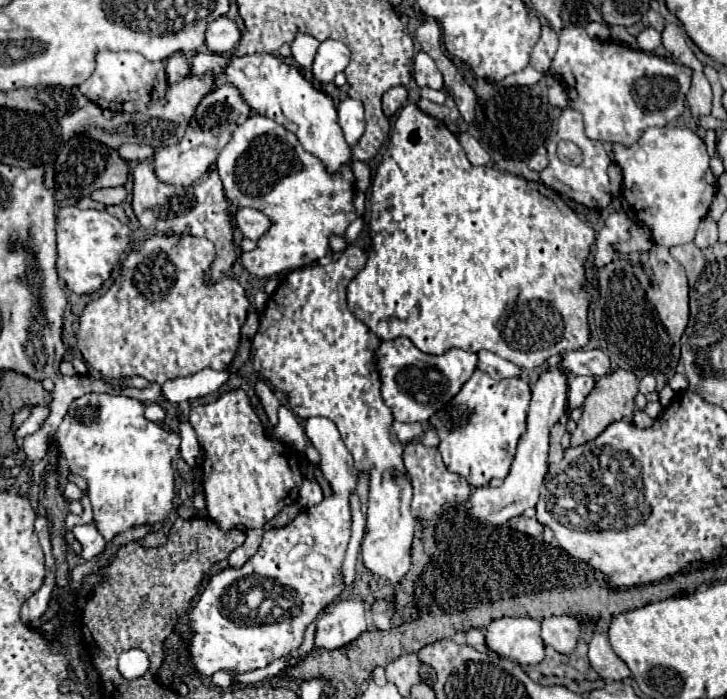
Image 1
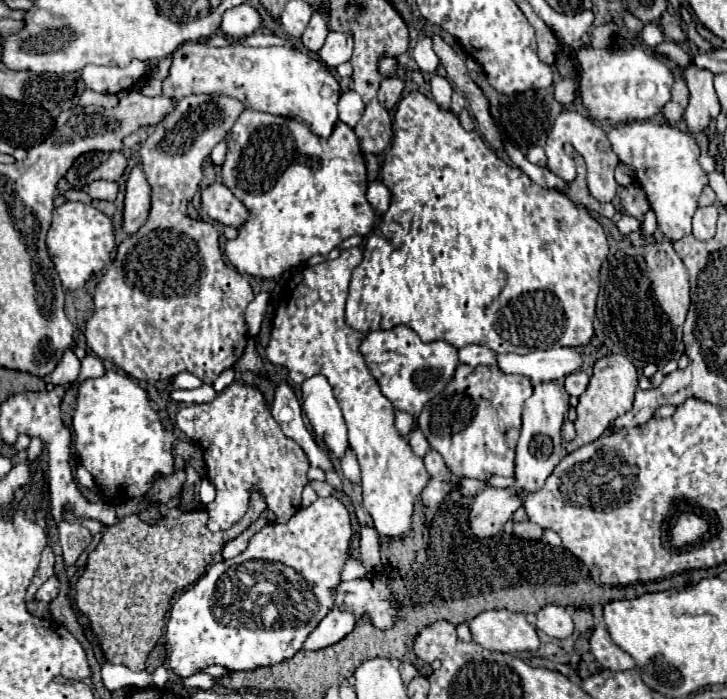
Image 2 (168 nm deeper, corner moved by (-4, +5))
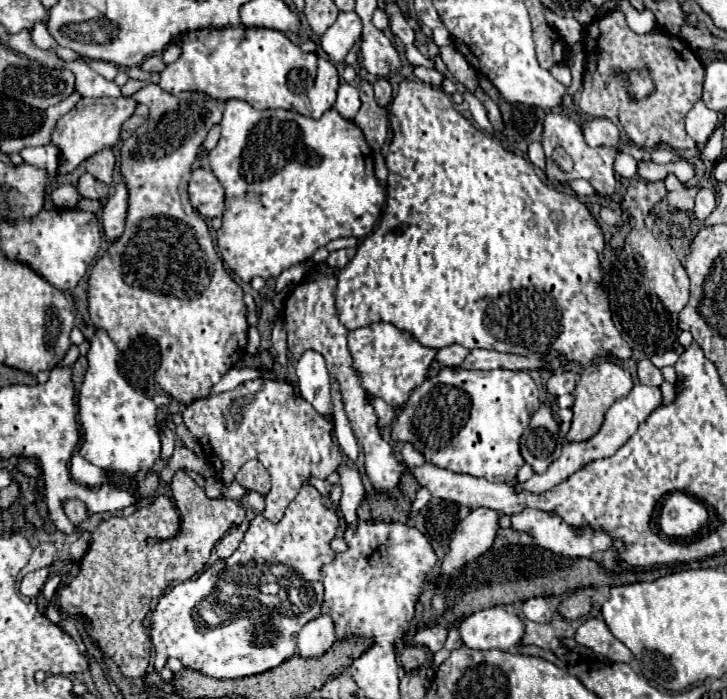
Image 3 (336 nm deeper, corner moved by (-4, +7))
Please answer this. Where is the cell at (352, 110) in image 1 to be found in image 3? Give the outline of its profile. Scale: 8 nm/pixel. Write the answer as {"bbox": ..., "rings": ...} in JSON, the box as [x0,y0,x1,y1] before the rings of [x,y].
{"bbox":[334,83,360,119],"rings":[[[342,83],[338,89],[338,99],[334,109],[344,117],[344,119],[354,119],[358,109],[360,109],[360,95],[354,85]]]}

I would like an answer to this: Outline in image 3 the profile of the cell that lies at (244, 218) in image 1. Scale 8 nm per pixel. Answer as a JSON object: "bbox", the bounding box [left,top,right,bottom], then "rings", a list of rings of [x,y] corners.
{"bbox":[188,169,224,219],"rings":[[[194,169],[188,187],[190,203],[206,219],[224,215],[224,187],[208,169]]]}

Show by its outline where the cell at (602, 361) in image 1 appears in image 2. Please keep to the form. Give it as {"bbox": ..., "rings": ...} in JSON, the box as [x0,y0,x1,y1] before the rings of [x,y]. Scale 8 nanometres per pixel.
{"bbox":[496,347,582,381],"rings":[[[558,347],[548,351],[532,351],[526,355],[504,353],[496,355],[496,369],[506,375],[524,375],[532,381],[556,381],[564,375],[578,371],[582,357],[570,347]]]}

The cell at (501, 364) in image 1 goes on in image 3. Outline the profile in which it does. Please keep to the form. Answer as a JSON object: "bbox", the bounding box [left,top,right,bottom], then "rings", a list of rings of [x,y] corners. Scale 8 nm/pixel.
{"bbox":[436,345,470,367],"rings":[[[448,345],[448,347],[444,347],[444,349],[438,351],[436,361],[440,365],[446,365],[446,367],[458,367],[468,357],[468,353],[470,351],[464,345]]]}

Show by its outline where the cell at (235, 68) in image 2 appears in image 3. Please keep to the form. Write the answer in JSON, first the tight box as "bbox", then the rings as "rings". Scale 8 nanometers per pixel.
{"bbox":[162,27,340,119],"rings":[[[228,27],[220,31],[200,29],[196,33],[186,33],[180,37],[182,55],[166,65],[162,71],[162,89],[166,93],[178,95],[182,91],[200,91],[214,99],[240,99],[250,103],[256,109],[288,109],[302,113],[312,119],[320,119],[332,105],[336,103],[336,91],[340,75],[336,67],[318,57],[316,53],[304,53],[298,45],[294,45],[284,33],[276,29],[264,27]]]}

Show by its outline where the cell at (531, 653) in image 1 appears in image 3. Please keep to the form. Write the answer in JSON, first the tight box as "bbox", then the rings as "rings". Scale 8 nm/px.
{"bbox":[460,607,524,651],"rings":[[[492,607],[468,615],[460,623],[460,635],[470,649],[508,651],[522,641],[524,623],[508,607]]]}

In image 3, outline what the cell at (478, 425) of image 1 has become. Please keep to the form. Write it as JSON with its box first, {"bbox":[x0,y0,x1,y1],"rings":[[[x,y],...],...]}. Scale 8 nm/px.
{"bbox":[392,367,540,483],"rings":[[[440,367],[420,387],[416,387],[416,391],[412,391],[408,403],[398,411],[396,425],[392,427],[392,439],[410,441],[420,453],[424,453],[426,461],[436,467],[484,477],[488,481],[510,483],[524,465],[524,459],[520,457],[520,437],[536,407],[540,407],[540,391],[524,371],[468,371]]]}

